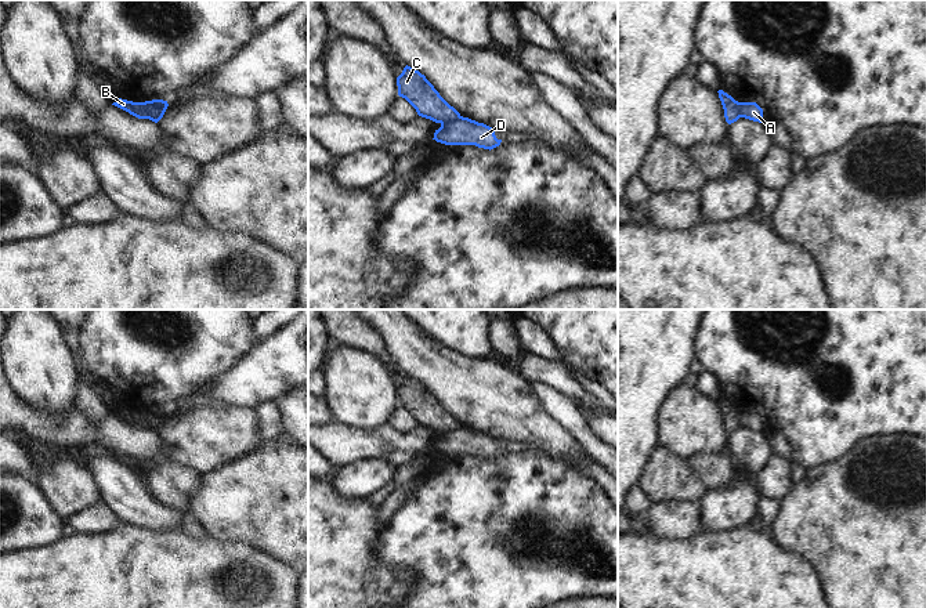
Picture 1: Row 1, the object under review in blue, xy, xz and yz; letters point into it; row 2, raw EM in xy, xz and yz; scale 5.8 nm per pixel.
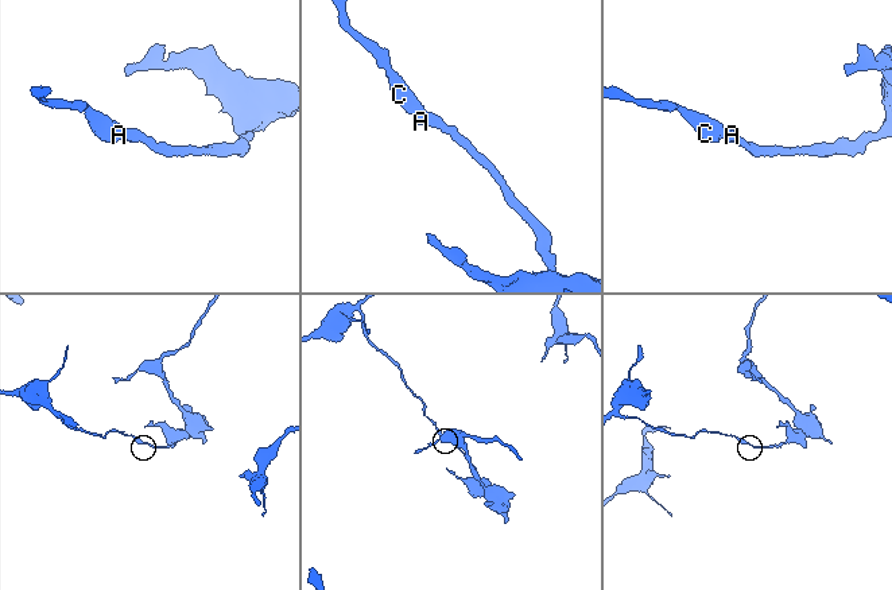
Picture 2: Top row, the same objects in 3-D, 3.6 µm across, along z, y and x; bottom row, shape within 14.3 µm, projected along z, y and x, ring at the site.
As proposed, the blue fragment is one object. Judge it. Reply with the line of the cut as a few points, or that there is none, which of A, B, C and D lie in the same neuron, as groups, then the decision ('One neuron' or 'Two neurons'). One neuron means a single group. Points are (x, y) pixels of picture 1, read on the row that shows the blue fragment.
Split along xz (460, 116), (441, 125). Groups: A D / B C. Two neurons.

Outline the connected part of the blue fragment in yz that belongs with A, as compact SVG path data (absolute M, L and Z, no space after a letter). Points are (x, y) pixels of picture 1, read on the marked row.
M738 102L738 112L741 117L763 122L763 109L756 102Z

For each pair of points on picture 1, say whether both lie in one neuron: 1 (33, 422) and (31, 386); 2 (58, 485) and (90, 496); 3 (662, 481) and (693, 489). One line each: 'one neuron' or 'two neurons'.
1: two neurons
2: one neuron
3: one neuron

